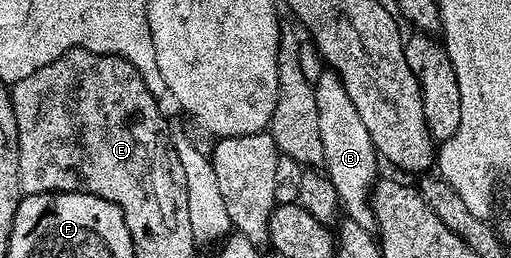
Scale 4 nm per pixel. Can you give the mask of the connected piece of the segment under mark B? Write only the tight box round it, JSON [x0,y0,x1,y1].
[315,69,379,231]

